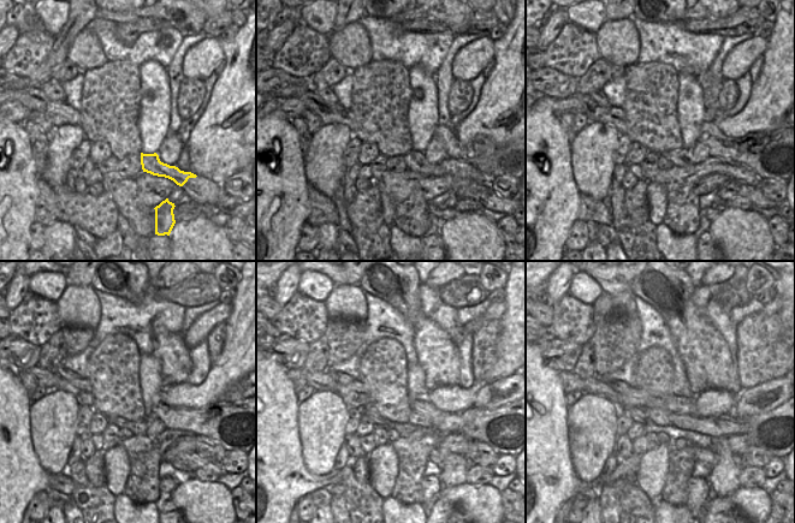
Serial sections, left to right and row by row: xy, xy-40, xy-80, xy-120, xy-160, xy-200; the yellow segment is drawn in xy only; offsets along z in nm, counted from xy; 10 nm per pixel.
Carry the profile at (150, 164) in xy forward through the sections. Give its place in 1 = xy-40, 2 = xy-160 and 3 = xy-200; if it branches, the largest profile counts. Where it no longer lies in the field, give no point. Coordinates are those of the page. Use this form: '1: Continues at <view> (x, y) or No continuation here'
1: Continues at xy-40 (415, 161)
2: Continues at xy-160 (404, 429)
3: Continues at xy-200 (638, 414)

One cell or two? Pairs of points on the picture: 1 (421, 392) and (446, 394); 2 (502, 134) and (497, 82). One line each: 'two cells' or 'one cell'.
1: two cells
2: one cell

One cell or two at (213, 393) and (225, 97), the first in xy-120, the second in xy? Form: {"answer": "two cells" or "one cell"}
{"answer": "one cell"}

